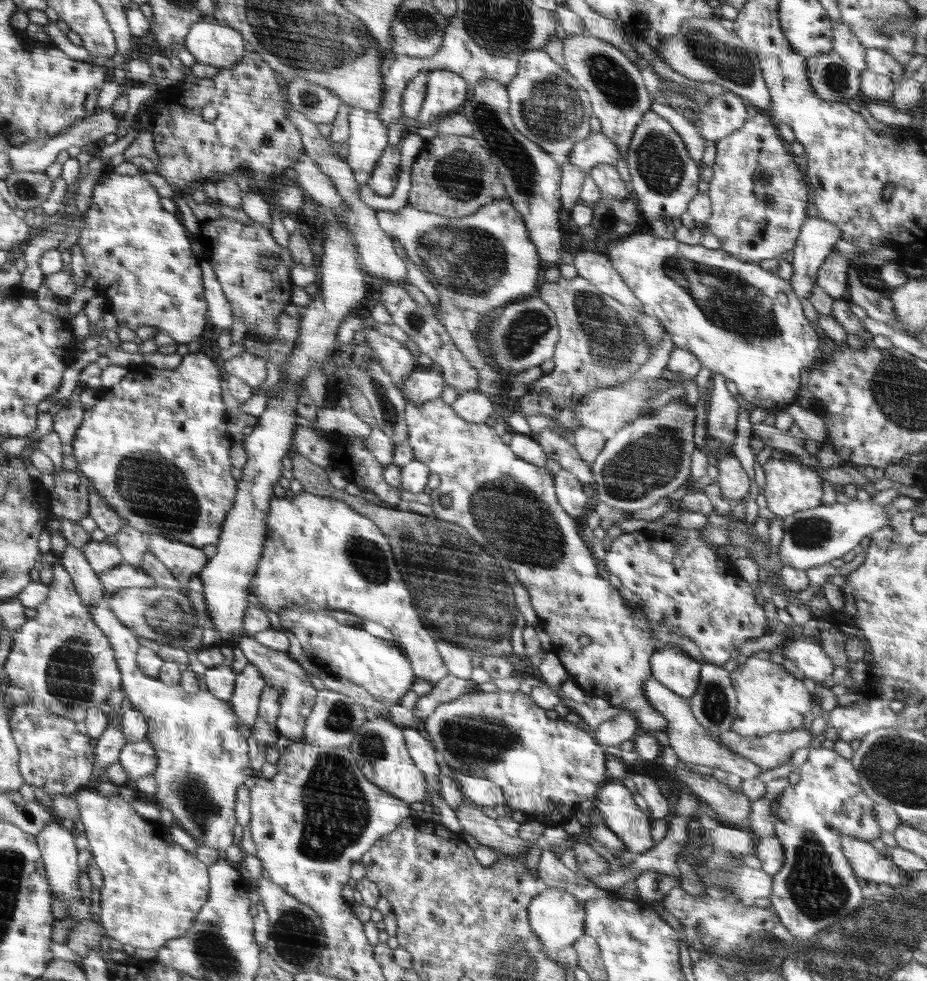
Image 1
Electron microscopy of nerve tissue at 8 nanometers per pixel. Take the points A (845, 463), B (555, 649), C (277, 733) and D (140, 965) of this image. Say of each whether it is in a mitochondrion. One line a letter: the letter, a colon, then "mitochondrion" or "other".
A: other
B: other
C: other
D: other

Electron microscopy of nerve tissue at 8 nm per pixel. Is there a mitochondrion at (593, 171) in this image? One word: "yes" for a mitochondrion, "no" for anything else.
no

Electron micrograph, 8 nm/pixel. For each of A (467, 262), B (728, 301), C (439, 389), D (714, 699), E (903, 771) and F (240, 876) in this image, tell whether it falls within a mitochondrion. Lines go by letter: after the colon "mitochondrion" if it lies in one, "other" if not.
A: mitochondrion
B: mitochondrion
C: other
D: mitochondrion
E: mitochondrion
F: other

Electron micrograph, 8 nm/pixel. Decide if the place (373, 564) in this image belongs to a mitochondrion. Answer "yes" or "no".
yes

